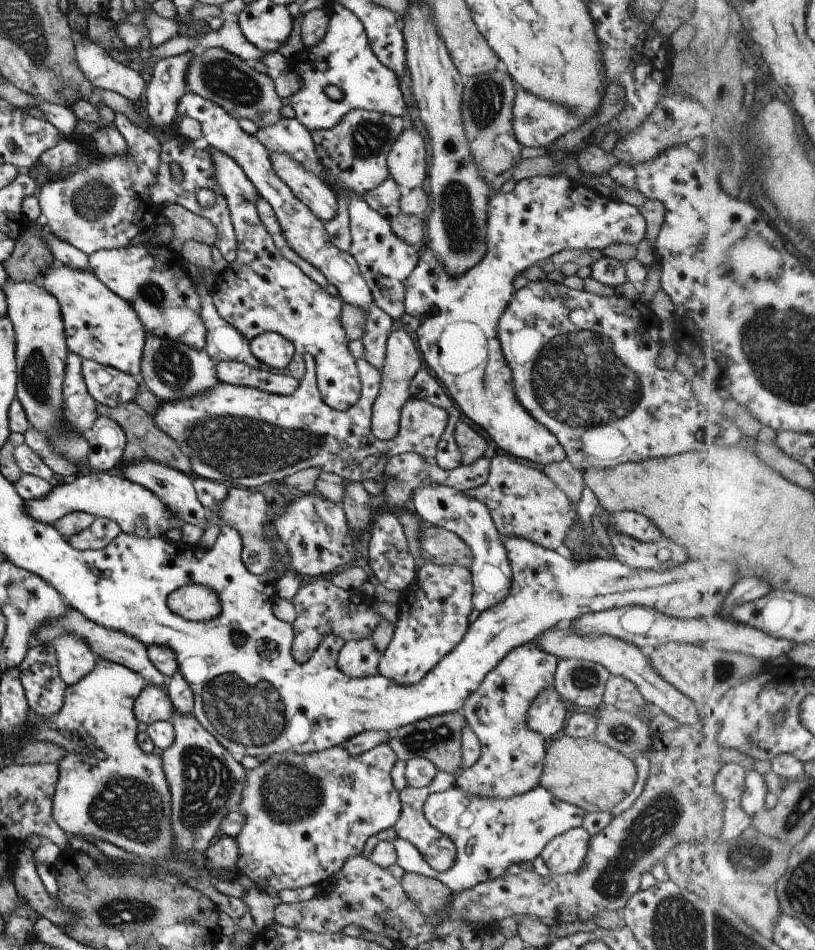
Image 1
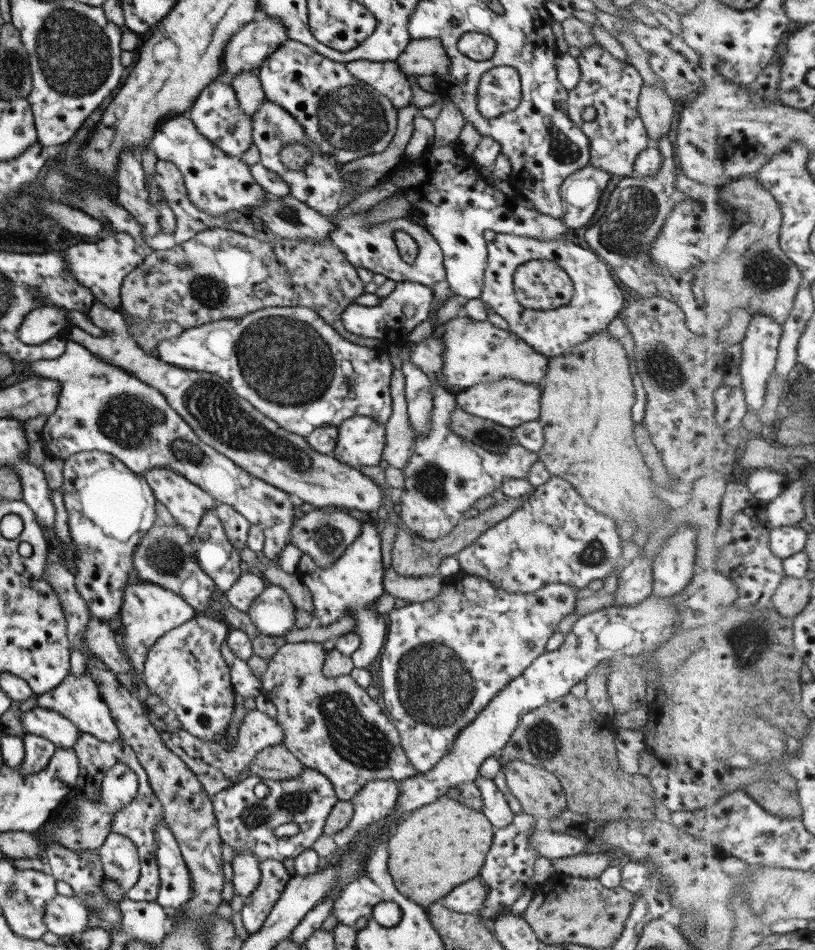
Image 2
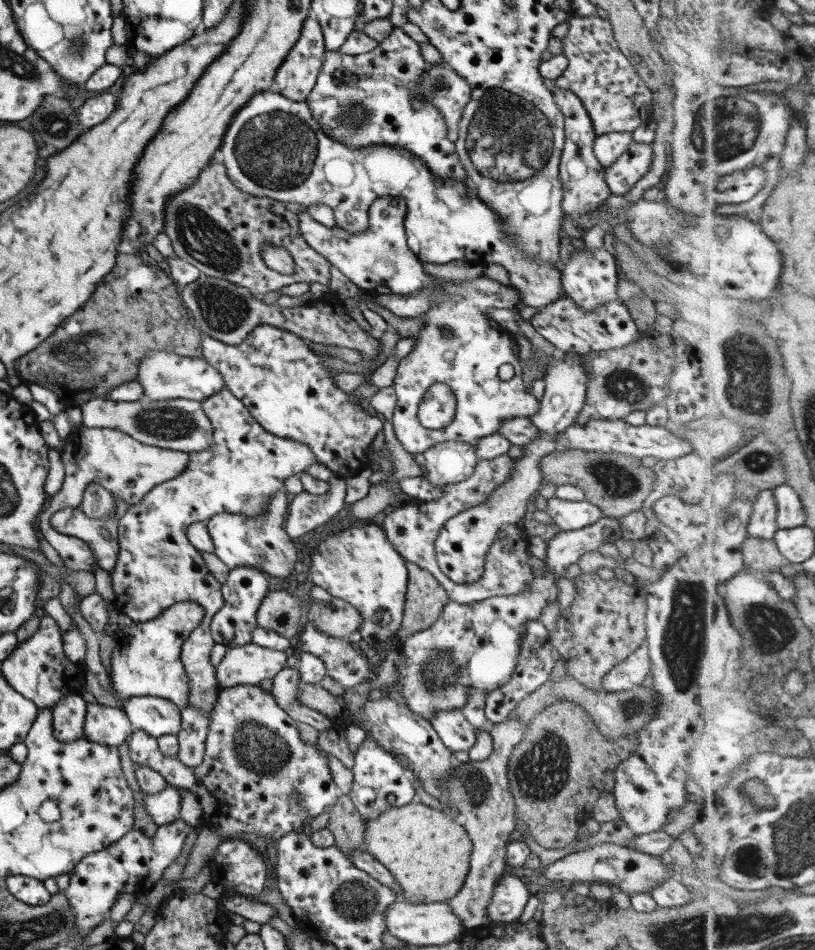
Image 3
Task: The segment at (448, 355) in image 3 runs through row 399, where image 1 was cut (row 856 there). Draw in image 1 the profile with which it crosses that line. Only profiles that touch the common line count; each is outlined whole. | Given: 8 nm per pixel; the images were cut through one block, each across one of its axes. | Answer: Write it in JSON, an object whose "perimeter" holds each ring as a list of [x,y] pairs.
{"perimeter":[[[453,785],[441,792],[429,794],[422,806],[426,821],[449,837],[456,850],[451,868],[435,872],[412,844],[395,837],[392,840],[396,864],[405,873],[413,873],[442,882],[450,891],[469,890],[476,884],[503,875],[511,864],[535,860],[552,838],[581,827],[585,812],[578,806],[560,801],[545,788],[537,786],[513,798],[485,798],[469,796]]]}

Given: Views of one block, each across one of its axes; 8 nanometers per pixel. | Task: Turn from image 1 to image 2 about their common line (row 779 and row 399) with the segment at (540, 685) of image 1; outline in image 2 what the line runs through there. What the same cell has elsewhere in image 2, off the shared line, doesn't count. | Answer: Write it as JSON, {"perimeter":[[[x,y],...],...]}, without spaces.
{"perimeter":[[[501,377],[491,382],[477,383],[454,395],[456,406],[470,415],[489,420],[499,426],[513,429],[519,424],[537,420],[542,387],[535,383],[523,383],[511,377]]]}

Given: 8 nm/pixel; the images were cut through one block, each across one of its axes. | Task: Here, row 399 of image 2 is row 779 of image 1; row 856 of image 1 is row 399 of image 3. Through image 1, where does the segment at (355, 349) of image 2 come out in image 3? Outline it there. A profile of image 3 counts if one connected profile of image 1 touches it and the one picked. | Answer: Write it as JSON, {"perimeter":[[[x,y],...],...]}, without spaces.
{"perimeter":[[[259,324],[239,344],[233,346],[202,334],[202,359],[217,369],[224,380],[224,388],[242,402],[261,428],[269,434],[304,444],[313,453],[316,462],[326,466],[333,476],[345,479],[369,466],[365,448],[370,447],[375,433],[382,430],[383,421],[363,411],[352,392],[345,393],[331,383],[329,375],[336,373],[325,371],[321,365],[330,356],[321,357],[311,353],[307,343],[307,340],[285,329]]]}

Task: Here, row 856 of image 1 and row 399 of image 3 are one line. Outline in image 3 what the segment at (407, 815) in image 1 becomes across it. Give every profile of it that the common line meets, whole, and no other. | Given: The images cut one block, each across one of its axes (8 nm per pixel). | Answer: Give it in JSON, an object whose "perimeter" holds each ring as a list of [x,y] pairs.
{"perimeter":[[[434,382],[418,404],[418,423],[426,429],[445,429],[454,417],[455,407],[456,400],[450,388],[442,382]]]}

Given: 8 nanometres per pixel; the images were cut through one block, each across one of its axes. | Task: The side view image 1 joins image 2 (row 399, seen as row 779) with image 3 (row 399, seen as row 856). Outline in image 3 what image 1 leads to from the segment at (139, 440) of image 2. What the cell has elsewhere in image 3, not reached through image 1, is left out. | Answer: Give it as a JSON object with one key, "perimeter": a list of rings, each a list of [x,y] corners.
{"perimeter":[[[160,349],[150,350],[140,358],[136,380],[144,388],[142,398],[147,400],[187,399],[202,401],[224,388],[224,380],[202,358],[187,358]]]}

